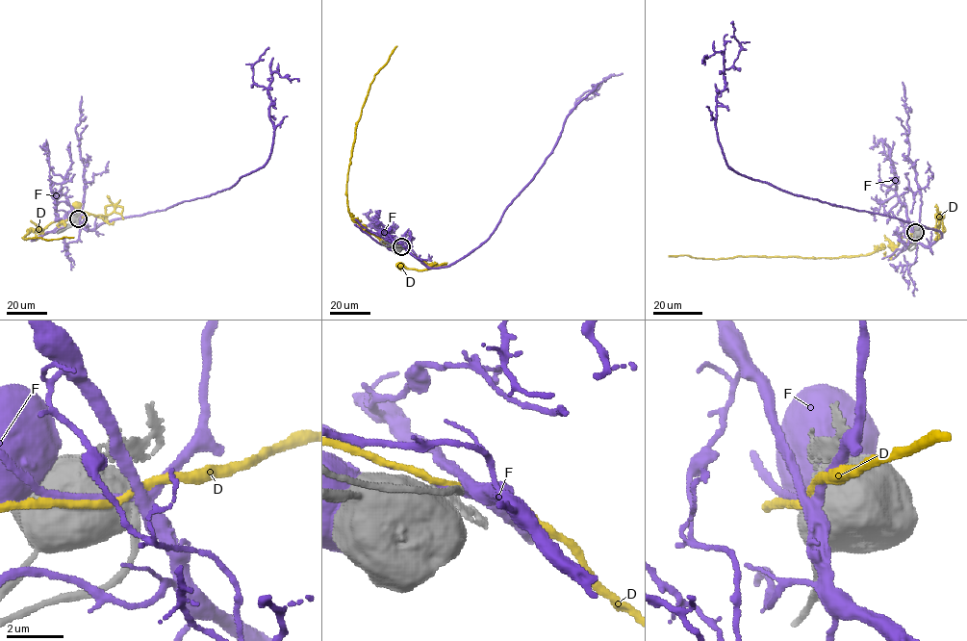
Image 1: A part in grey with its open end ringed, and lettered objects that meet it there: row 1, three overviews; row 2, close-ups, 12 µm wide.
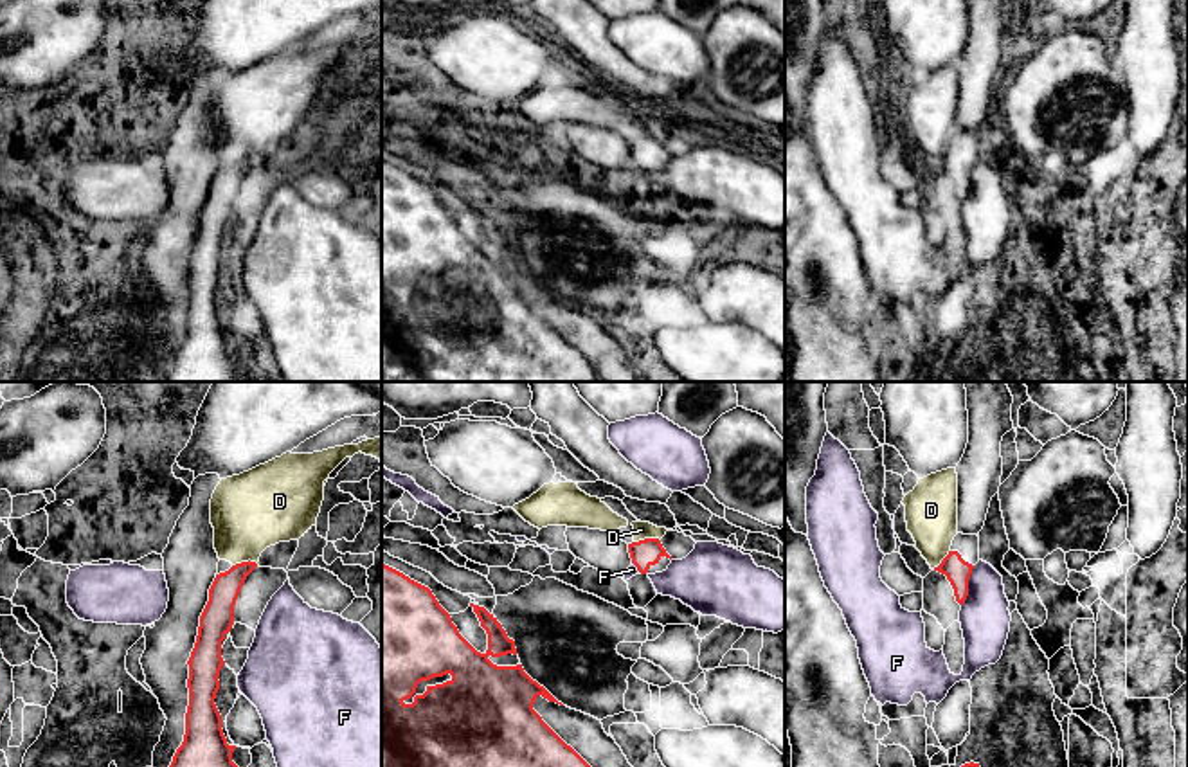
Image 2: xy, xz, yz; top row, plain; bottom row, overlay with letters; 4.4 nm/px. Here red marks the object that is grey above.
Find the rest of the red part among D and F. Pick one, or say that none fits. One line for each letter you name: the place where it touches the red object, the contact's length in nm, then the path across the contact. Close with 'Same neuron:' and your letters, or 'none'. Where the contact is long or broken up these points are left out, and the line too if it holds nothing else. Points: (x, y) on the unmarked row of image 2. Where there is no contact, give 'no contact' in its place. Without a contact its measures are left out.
Same neuron: none

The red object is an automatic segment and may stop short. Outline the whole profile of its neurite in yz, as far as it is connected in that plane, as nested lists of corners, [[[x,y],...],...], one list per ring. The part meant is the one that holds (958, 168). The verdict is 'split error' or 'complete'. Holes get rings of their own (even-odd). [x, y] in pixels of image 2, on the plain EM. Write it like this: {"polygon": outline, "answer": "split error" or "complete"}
{"polygon": [[[958,130],[952,137],[949,151],[938,164],[934,164],[934,167],[947,173],[959,202],[963,202],[968,193],[968,175],[977,158],[979,133]]], "answer": "split error"}

